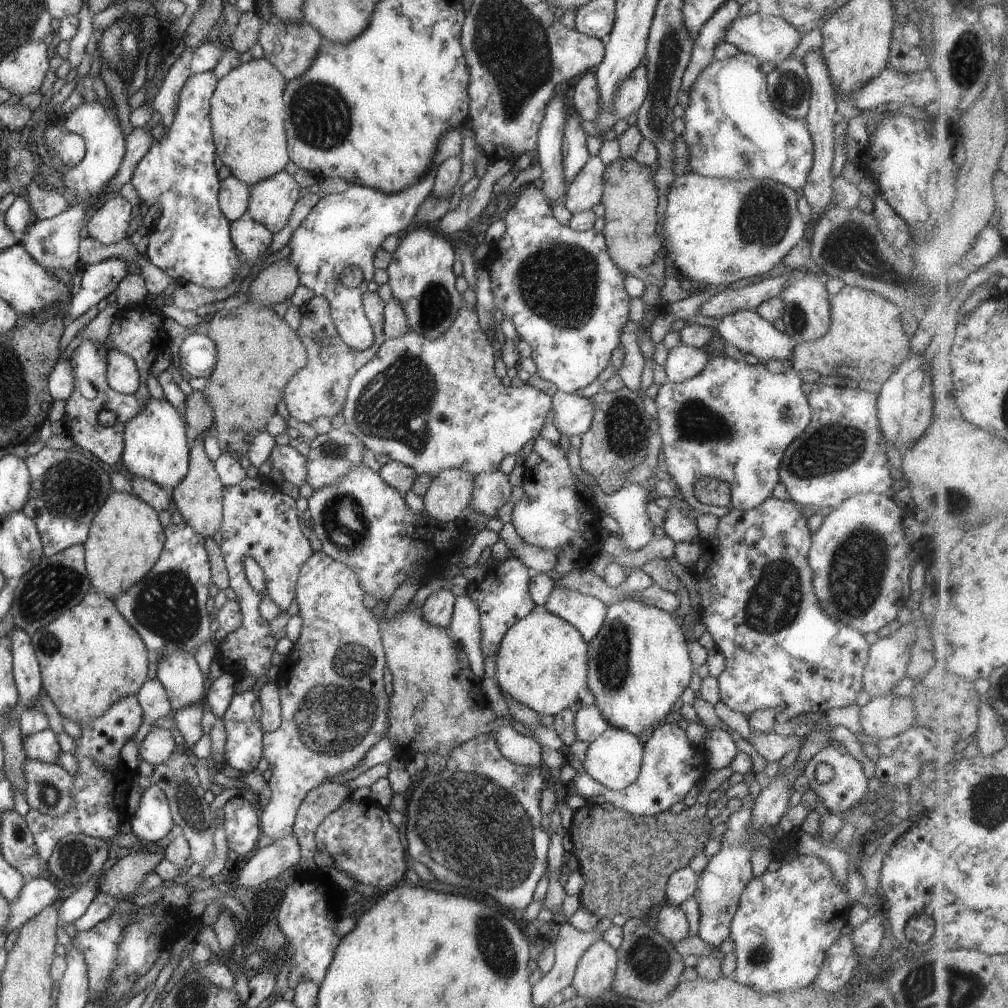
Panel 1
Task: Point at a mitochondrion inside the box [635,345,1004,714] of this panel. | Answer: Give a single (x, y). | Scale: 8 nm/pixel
(857, 570)

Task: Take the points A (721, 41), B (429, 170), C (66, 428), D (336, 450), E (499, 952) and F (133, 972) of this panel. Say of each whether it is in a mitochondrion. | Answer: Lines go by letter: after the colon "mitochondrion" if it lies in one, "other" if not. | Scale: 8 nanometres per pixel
A: other
B: other
C: other
D: mitochondrion
E: mitochondrion
F: other

